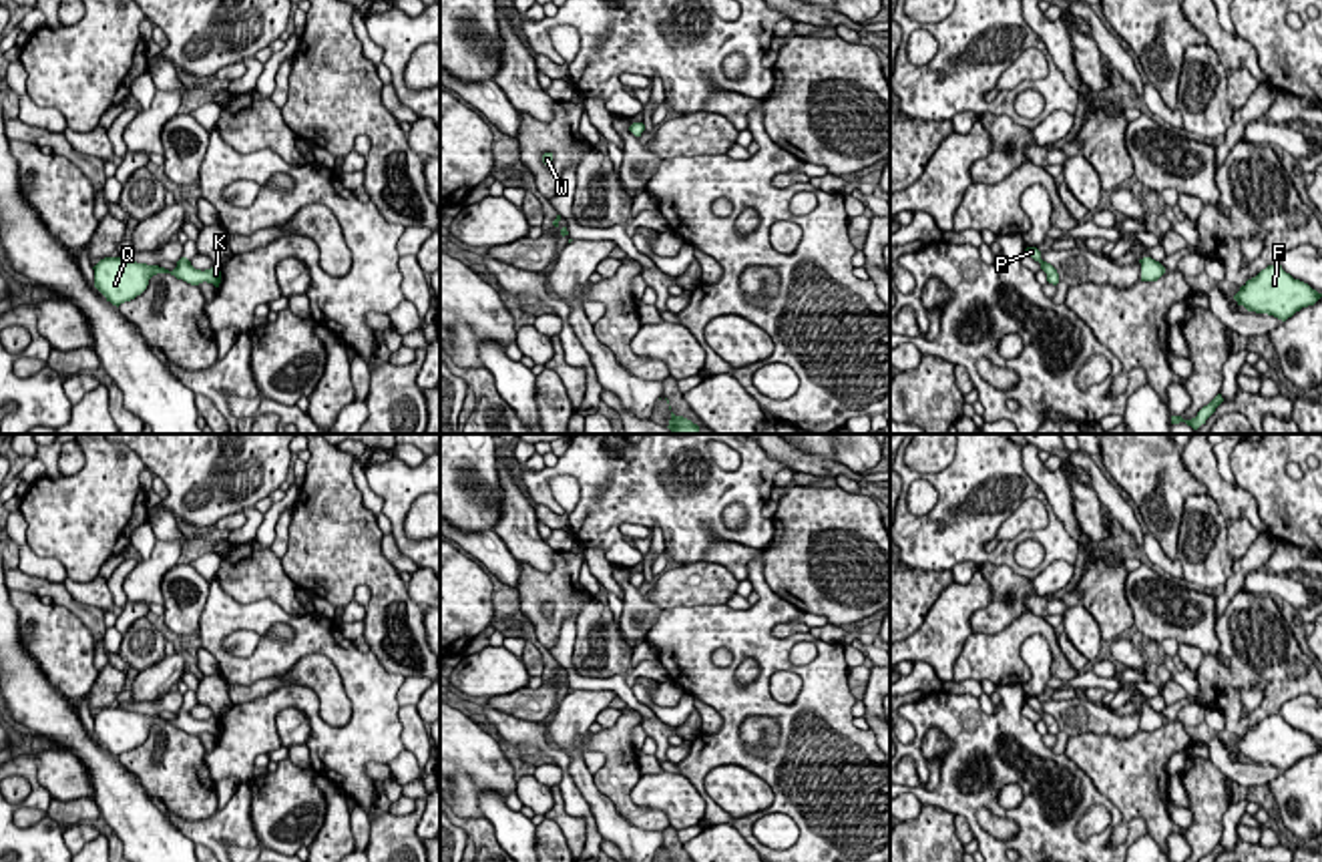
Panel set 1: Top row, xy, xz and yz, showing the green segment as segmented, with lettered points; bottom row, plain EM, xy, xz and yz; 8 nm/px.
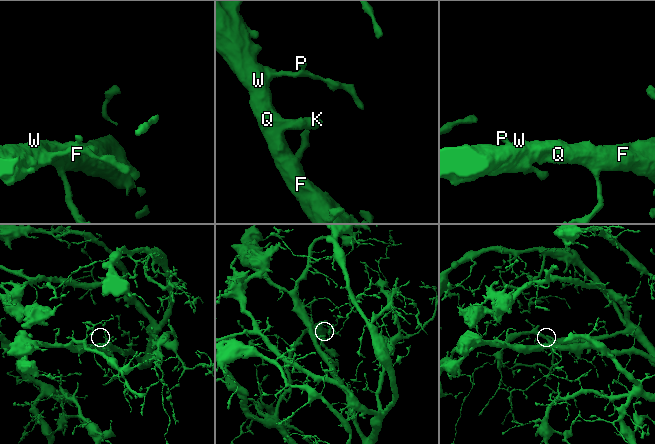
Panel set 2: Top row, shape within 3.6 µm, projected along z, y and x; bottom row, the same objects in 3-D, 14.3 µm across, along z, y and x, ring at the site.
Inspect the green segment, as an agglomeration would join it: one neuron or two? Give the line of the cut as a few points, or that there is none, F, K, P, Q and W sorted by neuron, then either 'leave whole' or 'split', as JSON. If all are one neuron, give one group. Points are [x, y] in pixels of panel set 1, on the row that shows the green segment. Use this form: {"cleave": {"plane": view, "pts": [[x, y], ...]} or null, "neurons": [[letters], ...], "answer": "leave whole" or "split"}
{"cleave": null, "neurons": [["F", "K", "P", "Q", "W"]], "answer": "leave whole"}

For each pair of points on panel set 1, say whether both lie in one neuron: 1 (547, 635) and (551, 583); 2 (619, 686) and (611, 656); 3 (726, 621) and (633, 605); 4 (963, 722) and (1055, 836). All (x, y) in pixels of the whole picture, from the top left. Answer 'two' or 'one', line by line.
1: one
2: two
3: two
4: one

